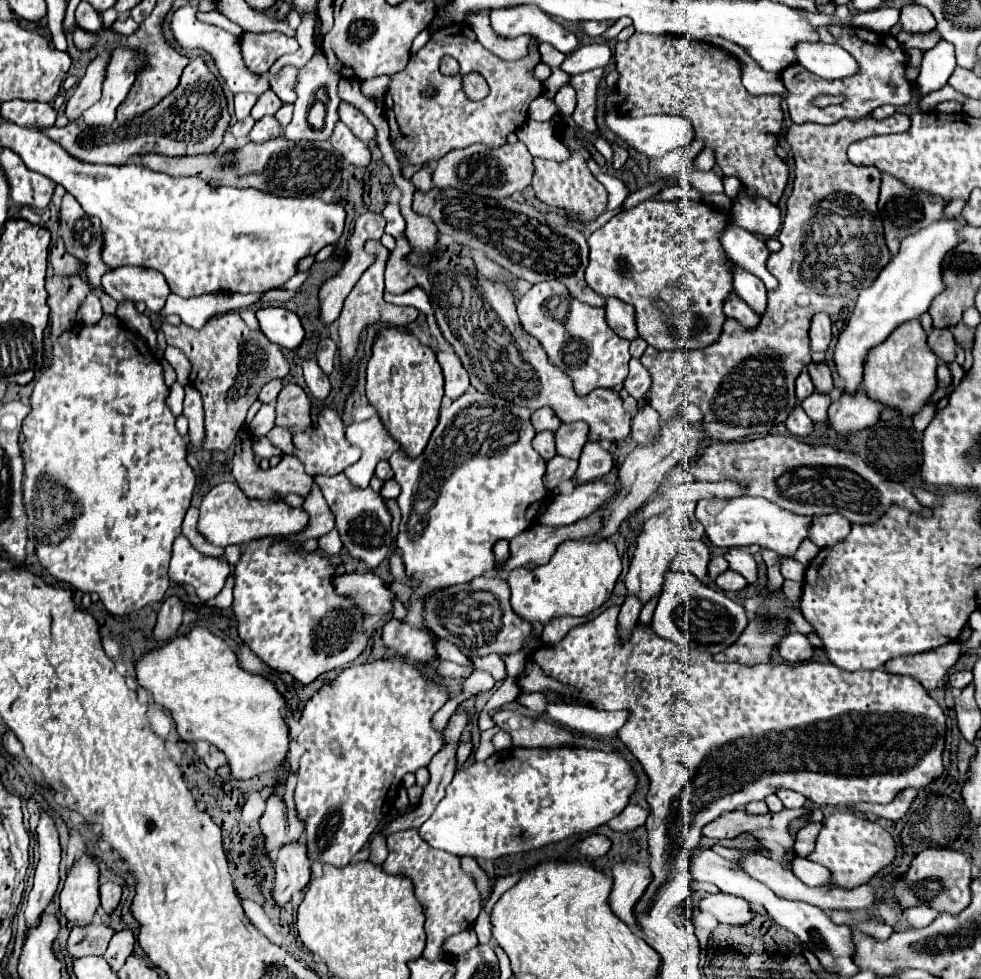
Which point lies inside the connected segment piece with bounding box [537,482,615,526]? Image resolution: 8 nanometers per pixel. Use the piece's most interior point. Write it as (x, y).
(561, 510)

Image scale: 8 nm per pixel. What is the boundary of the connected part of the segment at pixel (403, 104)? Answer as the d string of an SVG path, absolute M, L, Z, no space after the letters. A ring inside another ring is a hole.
M452 23L434 32L417 56L410 58L407 68L391 78L391 86L385 94L385 114L391 126L389 140L399 162L423 164L427 160L439 160L451 150L477 142L487 148L503 146L507 134L527 120L529 104L543 94L543 84L531 76L531 70L537 64L539 52L535 46L527 58L505 62L481 46L471 26ZM447 54L461 64L463 74L471 70L483 74L489 84L485 100L471 102L461 90L459 78L443 76L439 72L439 62ZM427 90L433 90L433 94L427 96Z

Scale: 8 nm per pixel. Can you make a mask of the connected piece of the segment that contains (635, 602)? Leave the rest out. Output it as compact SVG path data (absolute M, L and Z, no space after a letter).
M627 596L625 598L625 602L621 606L621 612L619 612L619 618L617 618L621 642L625 642L629 638L629 634L631 634L631 630L637 626L637 618L639 618L641 608L643 606L641 606L639 598L635 598L635 596Z

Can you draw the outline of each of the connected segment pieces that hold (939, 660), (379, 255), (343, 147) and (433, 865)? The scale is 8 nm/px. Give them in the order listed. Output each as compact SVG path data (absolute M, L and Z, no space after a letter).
M949 642L947 646L929 650L925 654L915 654L907 658L893 658L883 666L891 674L909 674L921 682L921 686L929 692L939 686L943 676L949 672L951 666L957 664L961 656L959 642Z
M367 242L365 246L367 254L375 256L375 262L373 266L369 266L363 276L357 280L357 284L353 286L353 292L347 296L345 304L343 304L343 310L339 314L339 362L341 362L341 372L343 376L347 376L349 372L349 364L359 348L359 340L361 340L361 334L367 326L373 326L373 324L381 324L381 326L405 326L409 322L413 322L417 316L419 316L419 310L413 308L413 306L395 306L395 304L389 304L385 302L383 298L383 272L385 272L385 266L387 266L387 258L389 258L389 250L381 244L381 242Z
M343 122L335 124L335 130L329 142L345 160L349 160L355 166L367 166L371 160L367 144L361 142L357 136L353 136L353 132Z
M417 830L391 834L387 838L387 848L389 848L389 856L381 866L383 872L391 876L401 876L401 874L407 876L413 882L415 898L423 906L425 934L427 934L427 946L423 958L429 958L429 962L451 960L453 956L443 950L443 944L447 942L449 936L469 930L475 924L481 910L479 890L475 882L469 876L465 876L465 872L461 872L457 856L427 846L427 842L419 838Z

